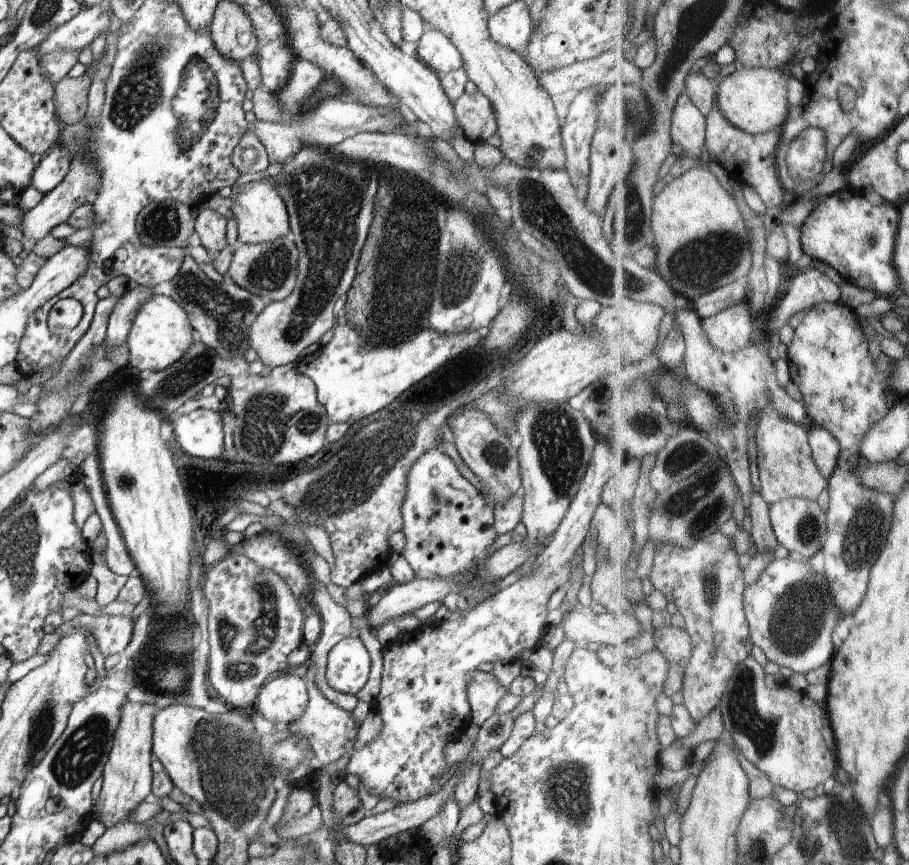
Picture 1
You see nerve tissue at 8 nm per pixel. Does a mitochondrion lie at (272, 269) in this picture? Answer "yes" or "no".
yes

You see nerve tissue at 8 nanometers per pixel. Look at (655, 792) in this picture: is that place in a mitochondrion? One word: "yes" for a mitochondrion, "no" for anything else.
no

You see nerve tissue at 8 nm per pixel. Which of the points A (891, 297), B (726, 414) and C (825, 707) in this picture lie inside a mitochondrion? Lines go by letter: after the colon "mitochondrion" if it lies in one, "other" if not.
A: other
B: other
C: other

